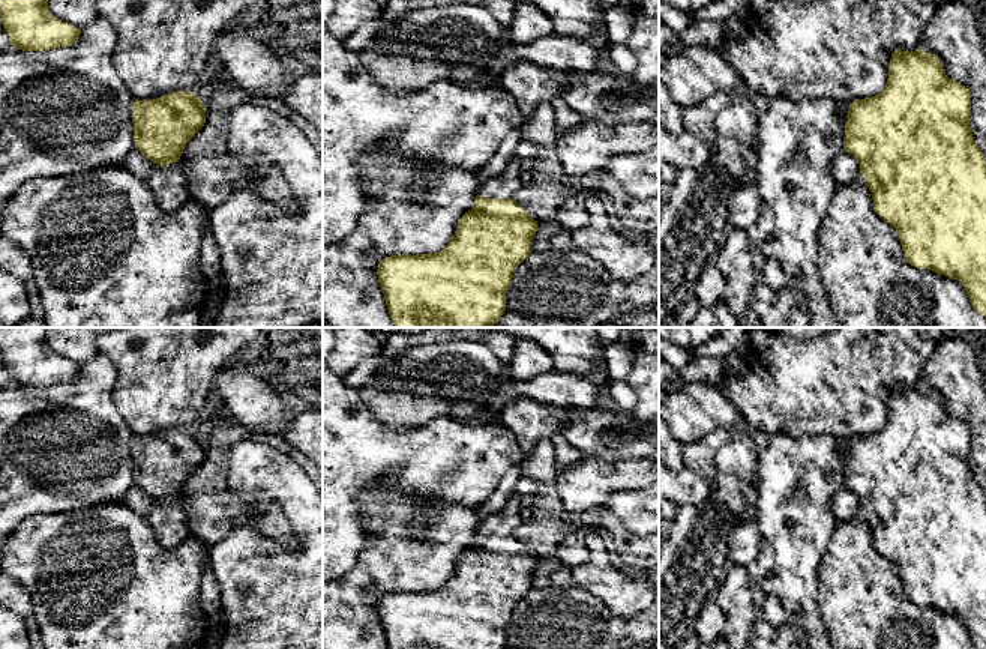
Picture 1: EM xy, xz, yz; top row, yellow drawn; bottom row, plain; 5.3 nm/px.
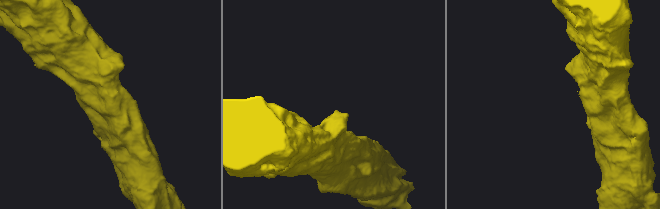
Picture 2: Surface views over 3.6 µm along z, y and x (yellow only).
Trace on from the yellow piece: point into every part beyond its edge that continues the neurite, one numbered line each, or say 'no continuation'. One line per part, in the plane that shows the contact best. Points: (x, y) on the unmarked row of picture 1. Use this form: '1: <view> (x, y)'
1: xz (505, 522)

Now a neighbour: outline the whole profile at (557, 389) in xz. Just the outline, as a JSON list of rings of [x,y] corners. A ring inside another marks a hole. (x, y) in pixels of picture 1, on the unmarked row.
[[[555,370],[528,380],[510,377],[507,382],[500,383],[494,392],[485,421],[495,421],[495,415],[518,398],[530,398],[551,407],[591,409],[597,407],[599,386],[578,374]]]

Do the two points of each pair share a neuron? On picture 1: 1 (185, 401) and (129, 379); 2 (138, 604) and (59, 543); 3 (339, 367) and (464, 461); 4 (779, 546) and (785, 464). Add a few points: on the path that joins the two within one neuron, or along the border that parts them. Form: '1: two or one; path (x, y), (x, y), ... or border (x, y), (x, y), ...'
1: one; path (171, 388), (162, 379), (143, 379)
2: one; path (120, 583), (104, 564), (80, 564)
3: two; border (338, 374), (341, 377)
4: one; path (779, 526), (776, 504), (785, 490), (785, 484)

